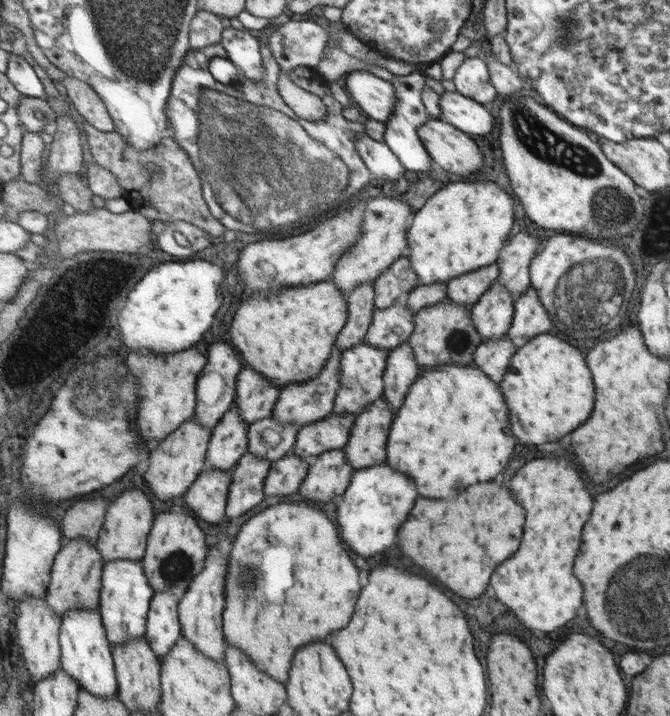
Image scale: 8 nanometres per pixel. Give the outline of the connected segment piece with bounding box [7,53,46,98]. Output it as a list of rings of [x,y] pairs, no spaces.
[[[12,53],[7,74],[12,83],[20,90],[20,93],[25,94],[25,96],[36,98],[46,96],[46,88],[40,80],[38,72],[34,70],[34,66],[26,58]]]

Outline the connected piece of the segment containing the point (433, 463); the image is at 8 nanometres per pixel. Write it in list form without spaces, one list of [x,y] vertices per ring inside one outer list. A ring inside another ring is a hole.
[[[475,364],[438,365],[420,370],[420,378],[408,389],[403,405],[394,416],[387,439],[386,463],[402,468],[402,472],[410,472],[410,476],[418,480],[422,494],[430,498],[446,498],[470,484],[492,480],[508,464],[516,448],[500,384],[490,380]]]

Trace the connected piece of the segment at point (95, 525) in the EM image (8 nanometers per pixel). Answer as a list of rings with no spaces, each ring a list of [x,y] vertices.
[[[105,497],[78,500],[63,519],[64,543],[67,544],[78,537],[86,537],[98,544],[108,511],[108,500]]]

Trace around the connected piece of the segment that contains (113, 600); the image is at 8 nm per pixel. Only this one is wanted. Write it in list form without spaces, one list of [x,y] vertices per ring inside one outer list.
[[[116,560],[105,566],[105,587],[102,593],[101,611],[109,630],[114,648],[130,639],[147,636],[149,614],[157,592],[145,571],[143,561]]]

